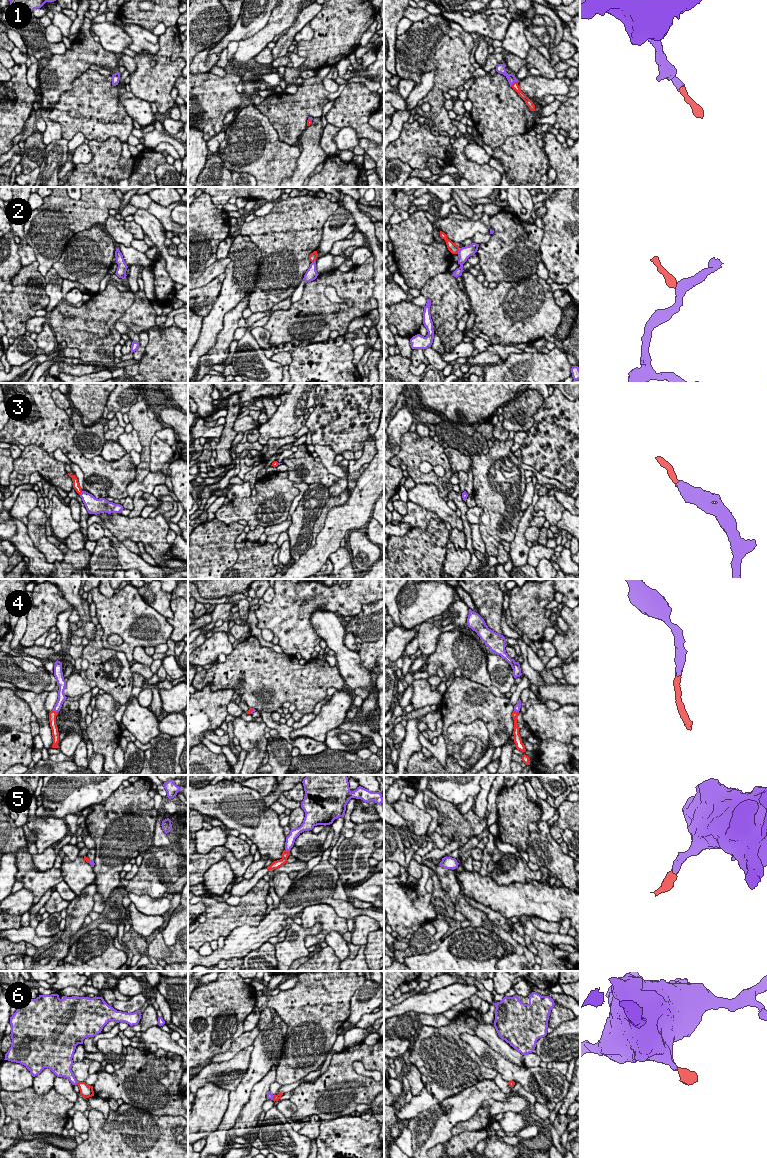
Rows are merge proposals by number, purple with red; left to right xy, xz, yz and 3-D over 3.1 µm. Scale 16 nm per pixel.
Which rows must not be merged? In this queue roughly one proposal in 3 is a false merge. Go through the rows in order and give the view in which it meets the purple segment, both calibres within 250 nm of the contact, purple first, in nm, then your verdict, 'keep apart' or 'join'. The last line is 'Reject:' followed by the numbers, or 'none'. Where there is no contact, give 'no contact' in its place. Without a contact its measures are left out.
1: contact in yz; calibres 140 and 120 nm; join
2: contact in yz; calibres 200 and 160 nm; keep apart
3: contact in xy; calibres 240 and 100 nm; join
4: contact in xy; calibres 130 and 130 nm; join
5: contact in xz; calibres 160 and 120 nm; join
6: contact in xy; calibres 190 and 200 nm; join
Reject: 2

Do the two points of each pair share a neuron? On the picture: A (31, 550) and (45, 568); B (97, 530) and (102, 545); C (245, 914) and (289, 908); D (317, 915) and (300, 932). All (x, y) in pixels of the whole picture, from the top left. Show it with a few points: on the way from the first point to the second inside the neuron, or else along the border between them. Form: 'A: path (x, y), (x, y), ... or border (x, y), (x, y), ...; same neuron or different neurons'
A: path (33, 554), (41, 564); same neuron
B: border (103, 536), (96, 541); different neurons
C: border (266, 915), (257, 925), (244, 924); different neurons
D: border (319, 922), (320, 930), (305, 938), (306, 948); different neurons

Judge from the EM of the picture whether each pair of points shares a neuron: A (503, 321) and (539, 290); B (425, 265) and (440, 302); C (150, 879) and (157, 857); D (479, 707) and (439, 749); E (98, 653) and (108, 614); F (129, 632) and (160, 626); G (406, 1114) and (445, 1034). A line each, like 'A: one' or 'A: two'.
A: one
B: two
C: one
D: two
E: two
F: one
G: one

